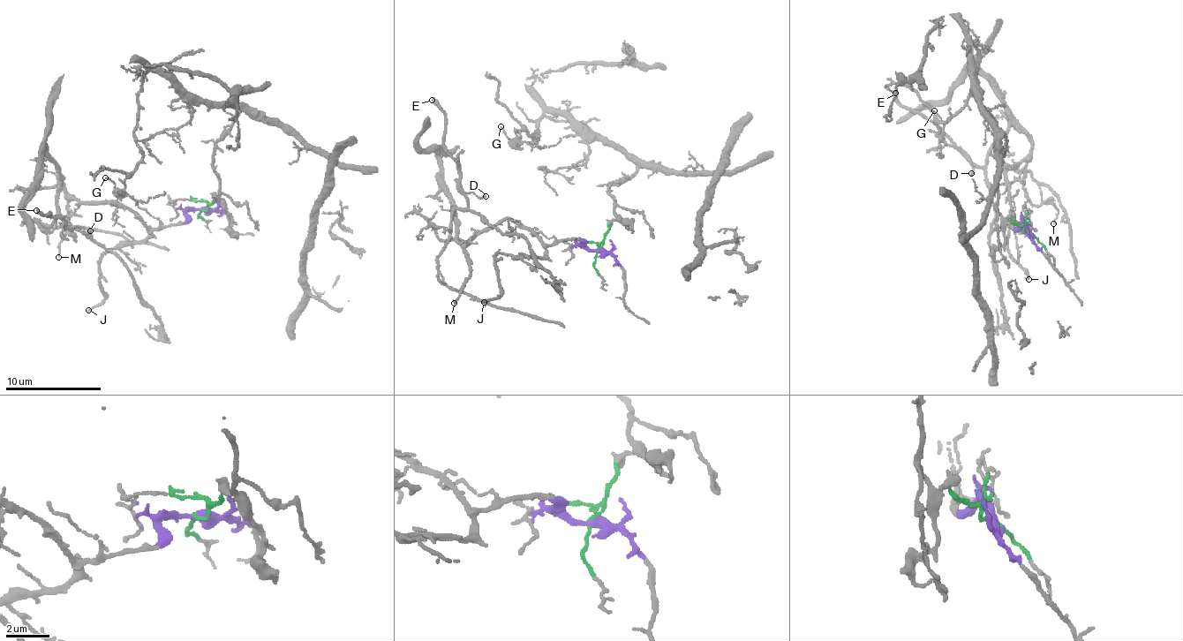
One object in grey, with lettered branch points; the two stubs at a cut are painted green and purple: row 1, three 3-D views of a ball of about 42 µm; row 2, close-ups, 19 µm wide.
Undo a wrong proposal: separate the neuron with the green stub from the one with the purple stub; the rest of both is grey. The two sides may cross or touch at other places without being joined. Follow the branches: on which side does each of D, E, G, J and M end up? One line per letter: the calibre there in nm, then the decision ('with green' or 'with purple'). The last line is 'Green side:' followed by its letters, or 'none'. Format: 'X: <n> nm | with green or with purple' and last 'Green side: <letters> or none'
D: 120 nm | with purple
E: 280 nm | with purple
G: 110 nm | with green
J: 180 nm | with purple
M: 120 nm | with purple
Green side: G

